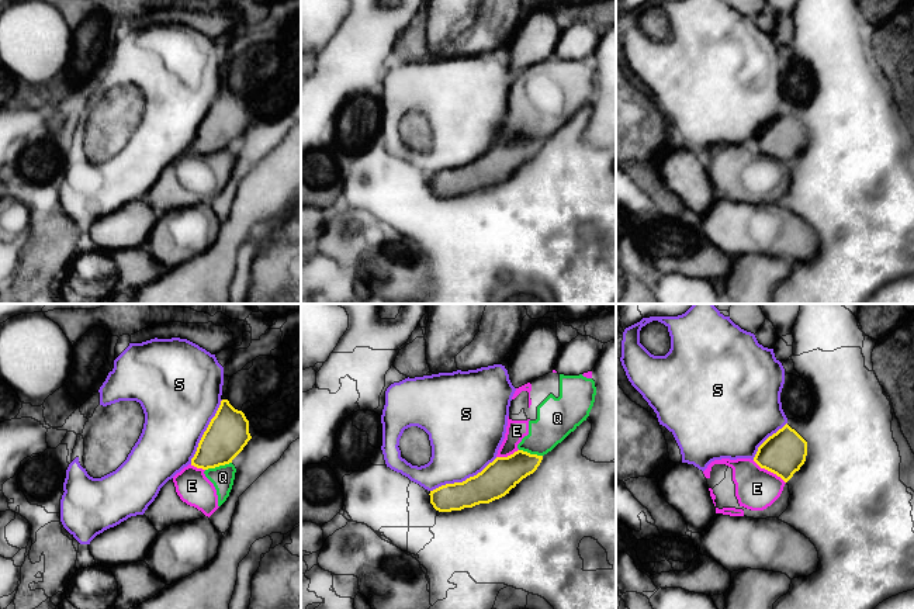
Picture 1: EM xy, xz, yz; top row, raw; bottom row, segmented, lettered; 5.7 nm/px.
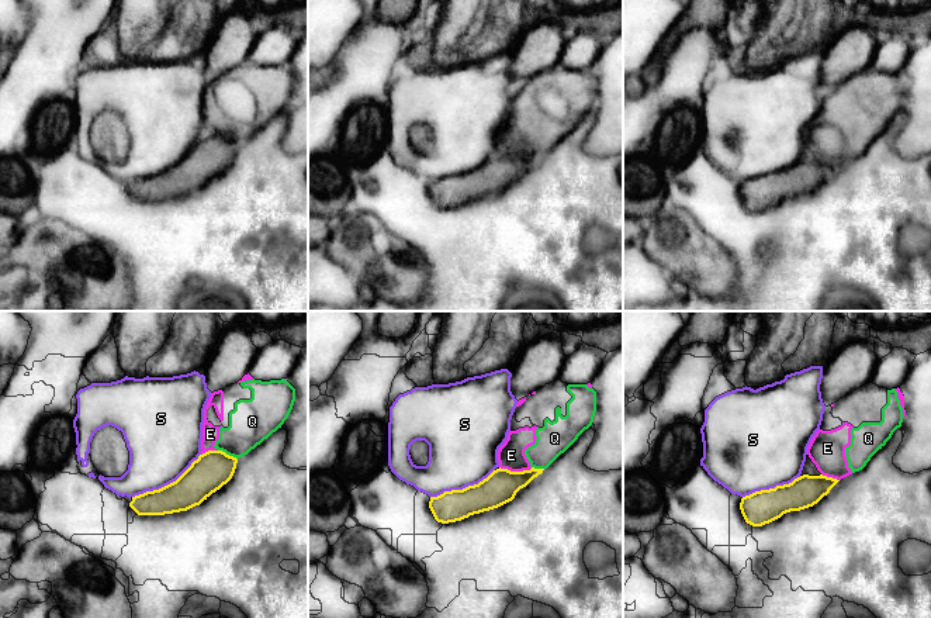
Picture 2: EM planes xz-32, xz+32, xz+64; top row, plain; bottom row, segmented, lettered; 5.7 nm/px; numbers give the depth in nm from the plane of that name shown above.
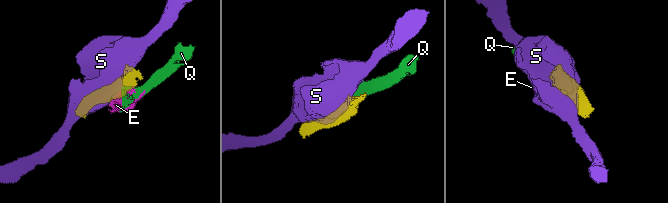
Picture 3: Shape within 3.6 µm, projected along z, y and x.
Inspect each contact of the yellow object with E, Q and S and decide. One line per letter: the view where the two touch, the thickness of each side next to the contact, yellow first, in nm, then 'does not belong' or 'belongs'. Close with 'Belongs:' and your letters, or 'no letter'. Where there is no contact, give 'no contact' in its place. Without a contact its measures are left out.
E: yz | 240/240 nm | does not belong
Q: xy | 240/130 nm | does not belong
S: xz | 190/400 nm | does not belong
Belongs: no letter

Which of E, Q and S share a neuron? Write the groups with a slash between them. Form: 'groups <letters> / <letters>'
groups E Q / S

